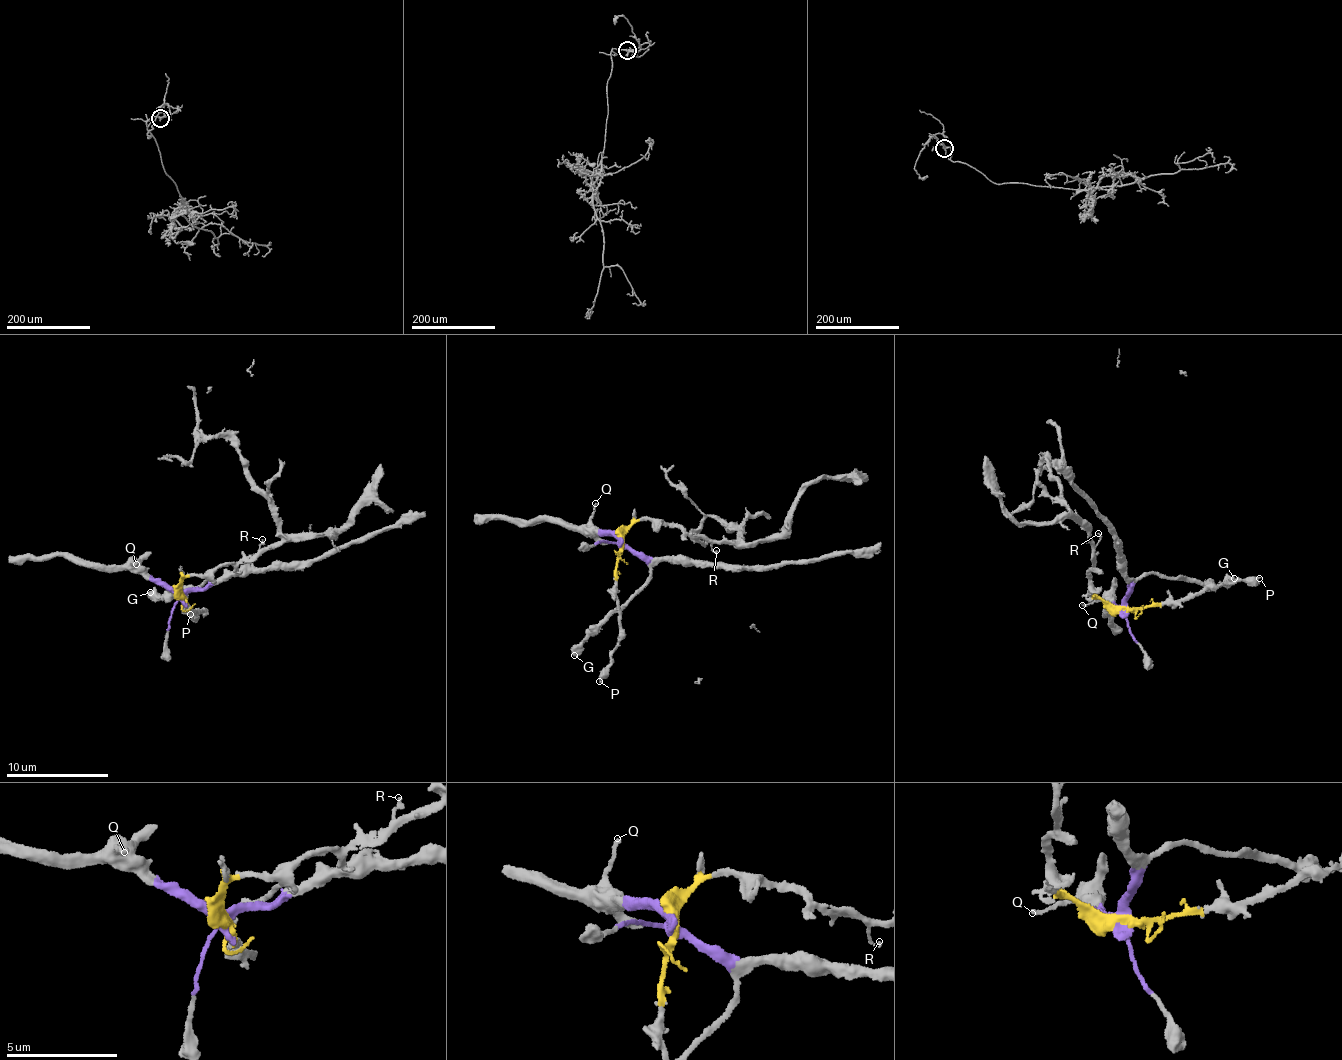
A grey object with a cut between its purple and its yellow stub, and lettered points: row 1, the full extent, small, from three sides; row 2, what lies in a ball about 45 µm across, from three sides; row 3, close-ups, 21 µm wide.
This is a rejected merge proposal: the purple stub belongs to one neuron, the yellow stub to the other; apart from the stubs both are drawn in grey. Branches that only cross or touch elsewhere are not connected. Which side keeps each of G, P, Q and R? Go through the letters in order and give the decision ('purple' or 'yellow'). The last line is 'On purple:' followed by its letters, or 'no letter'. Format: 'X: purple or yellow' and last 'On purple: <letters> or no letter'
G: purple
P: yellow
Q: purple
R: yellow
On purple: G, Q

